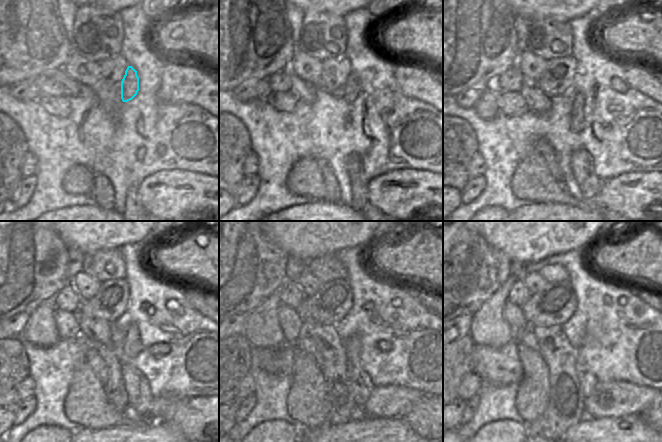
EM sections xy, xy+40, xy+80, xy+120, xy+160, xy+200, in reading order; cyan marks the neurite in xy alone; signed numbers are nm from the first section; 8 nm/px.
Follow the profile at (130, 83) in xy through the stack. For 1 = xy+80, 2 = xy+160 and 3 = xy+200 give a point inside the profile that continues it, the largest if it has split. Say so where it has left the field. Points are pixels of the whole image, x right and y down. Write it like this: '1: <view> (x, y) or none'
1: xy+80 (577, 116)
2: xy+160 (361, 384)
3: xy+200 (587, 381)

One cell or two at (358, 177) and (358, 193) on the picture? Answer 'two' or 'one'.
one

